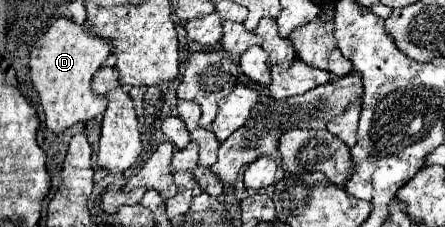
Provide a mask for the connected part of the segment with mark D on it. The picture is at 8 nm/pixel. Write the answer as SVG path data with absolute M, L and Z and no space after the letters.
M59 18L35 42L29 60L31 82L39 92L45 110L45 124L49 130L59 134L77 122L97 118L105 112L107 98L91 90L91 78L109 54L109 40L93 34L87 24L75 24L71 18Z

